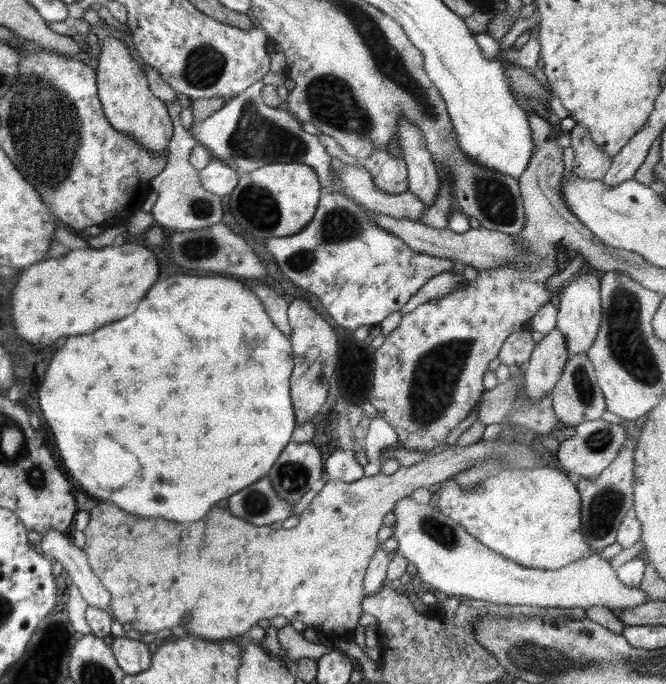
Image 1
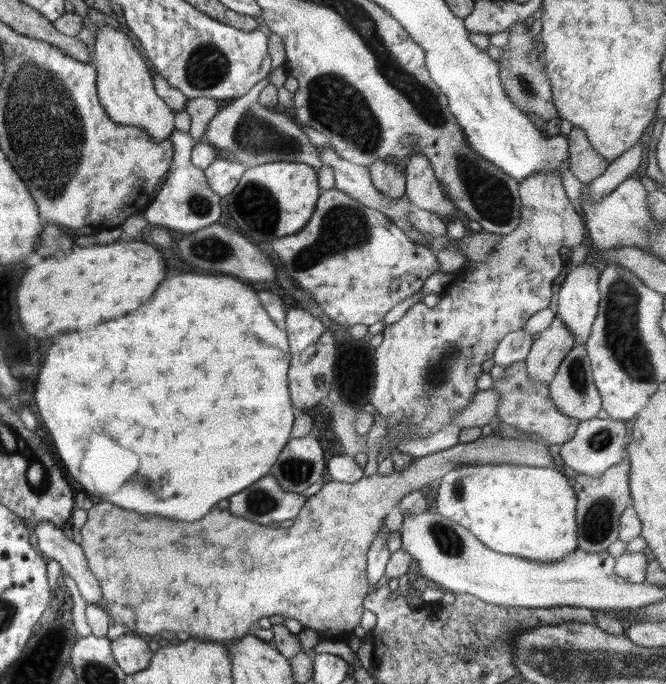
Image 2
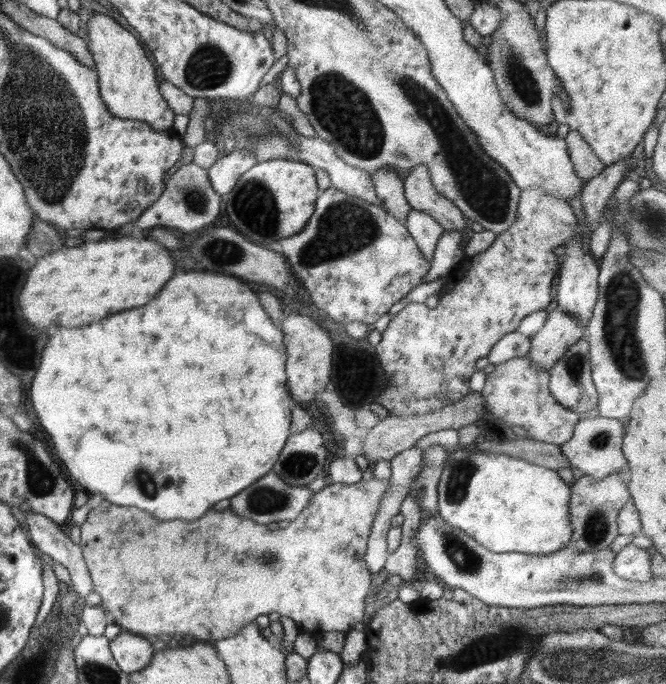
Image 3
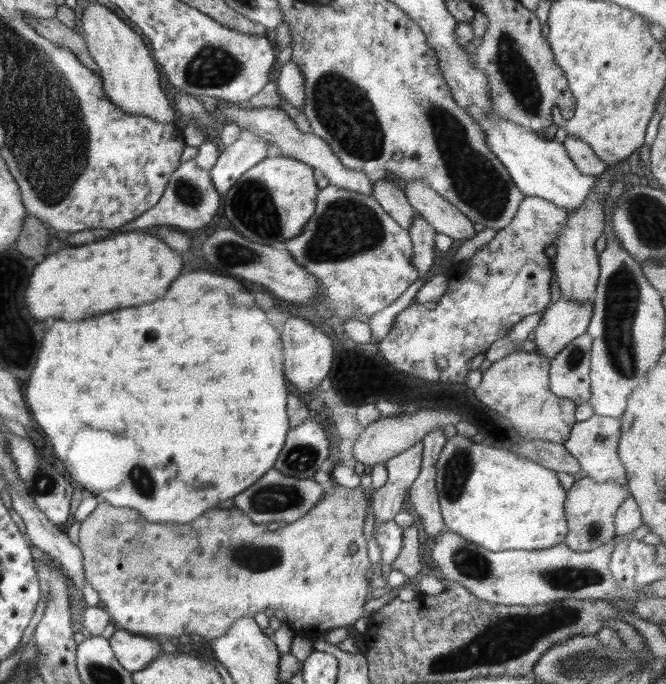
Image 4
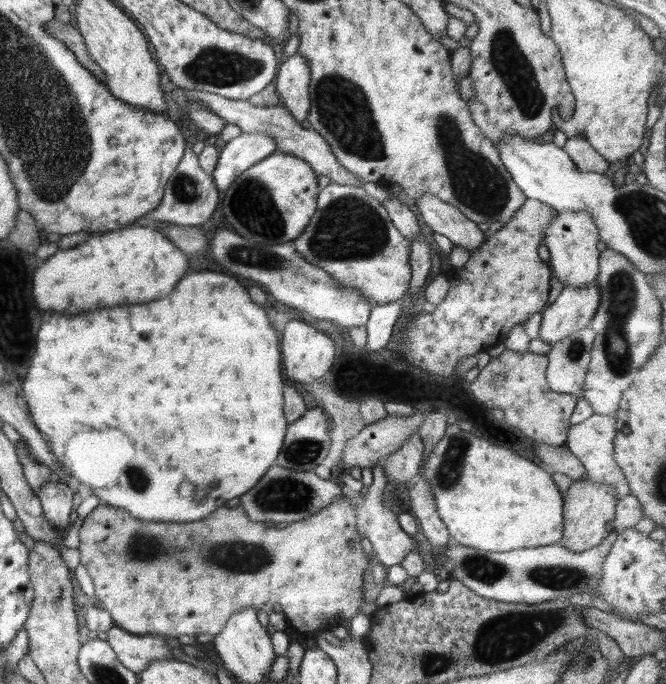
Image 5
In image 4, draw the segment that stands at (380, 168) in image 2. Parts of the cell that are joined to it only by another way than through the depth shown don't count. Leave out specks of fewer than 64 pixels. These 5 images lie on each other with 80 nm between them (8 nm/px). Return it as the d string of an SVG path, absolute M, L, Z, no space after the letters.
M380 179L374 182L372 196L398 226L402 226L407 233L412 230L414 208L408 203L405 192L393 183L393 179Z

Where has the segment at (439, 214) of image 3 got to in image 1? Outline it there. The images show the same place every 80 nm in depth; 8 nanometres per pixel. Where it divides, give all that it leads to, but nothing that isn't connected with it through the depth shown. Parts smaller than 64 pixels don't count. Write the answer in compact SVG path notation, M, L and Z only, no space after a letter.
M402 119L397 128L398 154L407 164L408 190L420 198L424 208L430 208L440 194L440 172L431 157L423 132L408 119Z

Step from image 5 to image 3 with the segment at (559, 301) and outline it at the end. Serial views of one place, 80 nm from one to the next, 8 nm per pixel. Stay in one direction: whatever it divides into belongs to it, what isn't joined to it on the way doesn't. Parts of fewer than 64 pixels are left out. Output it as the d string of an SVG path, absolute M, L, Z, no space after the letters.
M557 307L547 314L544 327L531 338L527 357L535 368L550 370L564 353L587 335L587 327L568 312Z

